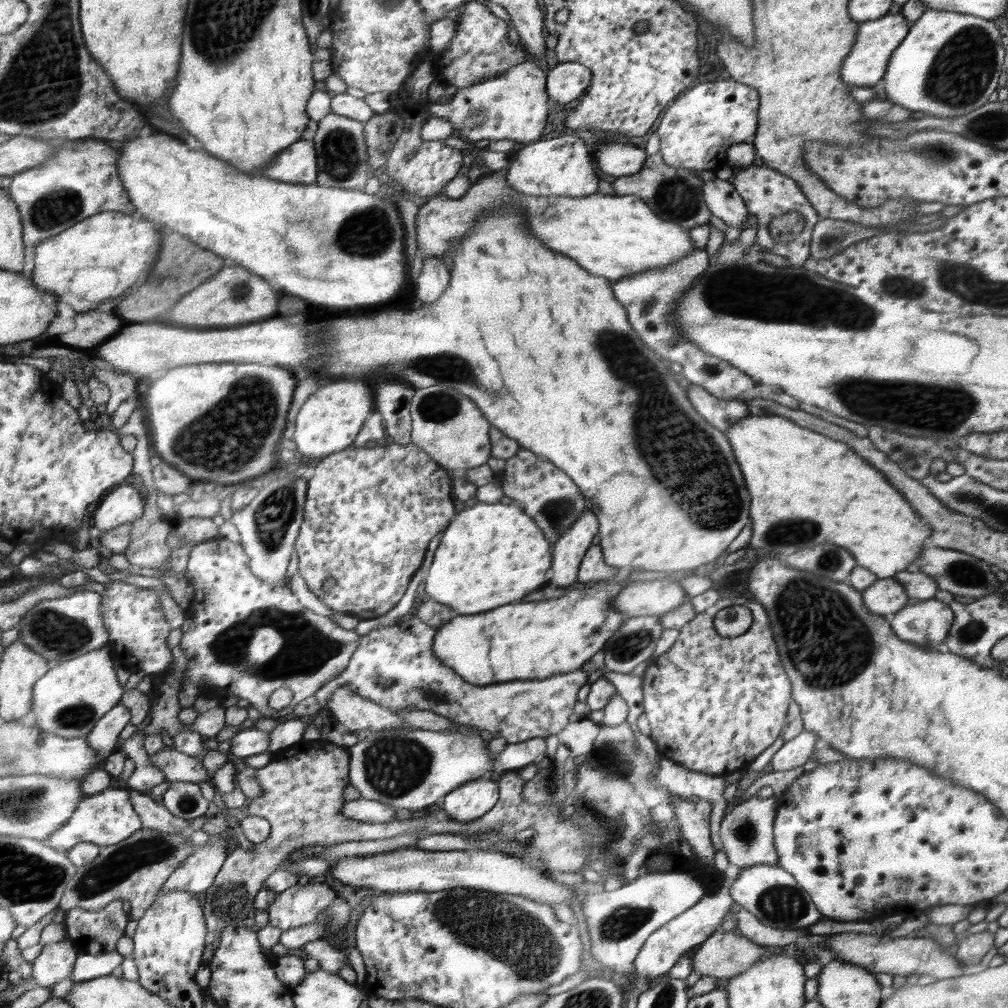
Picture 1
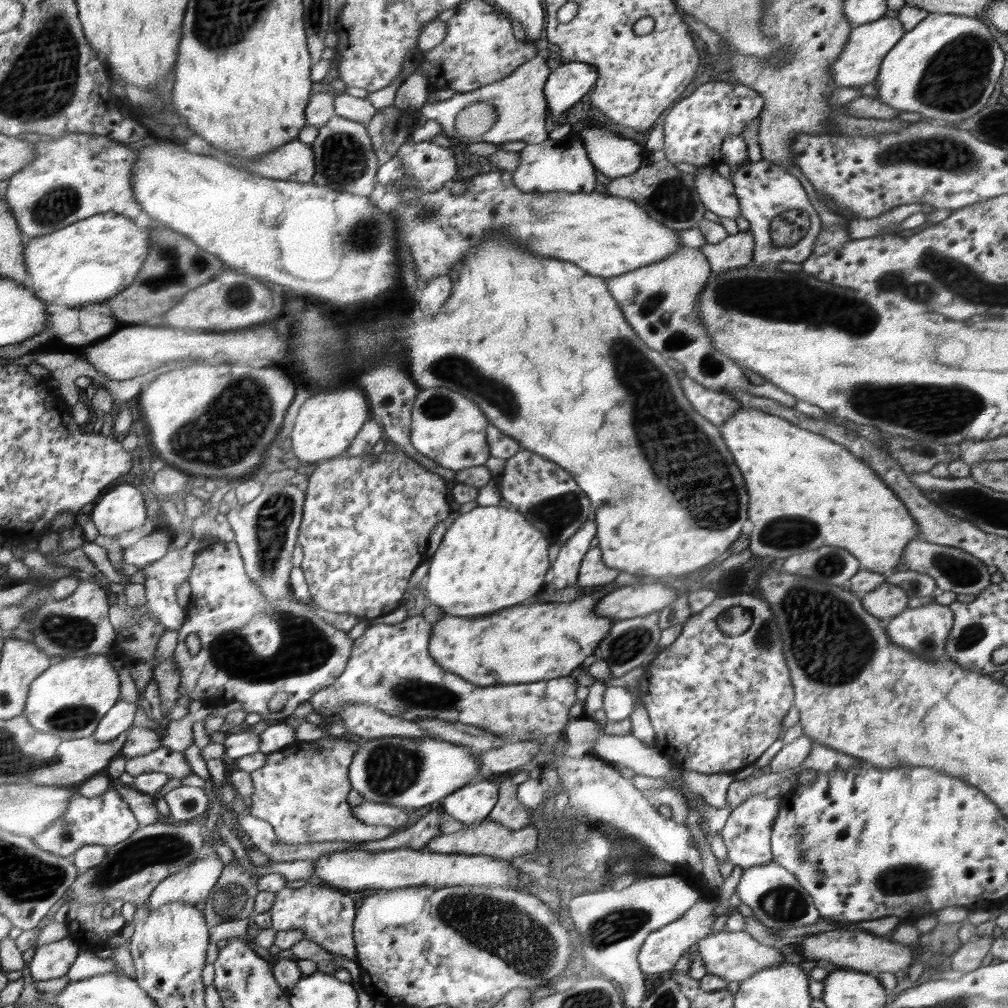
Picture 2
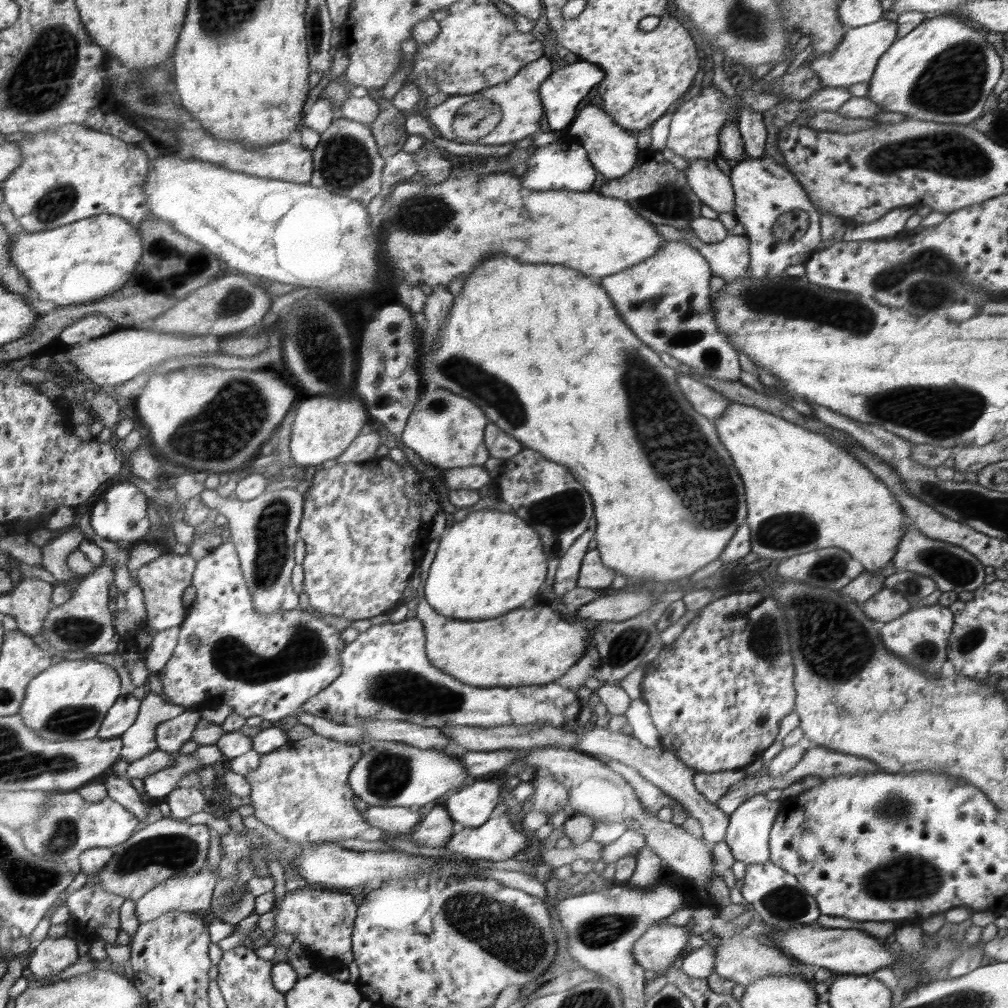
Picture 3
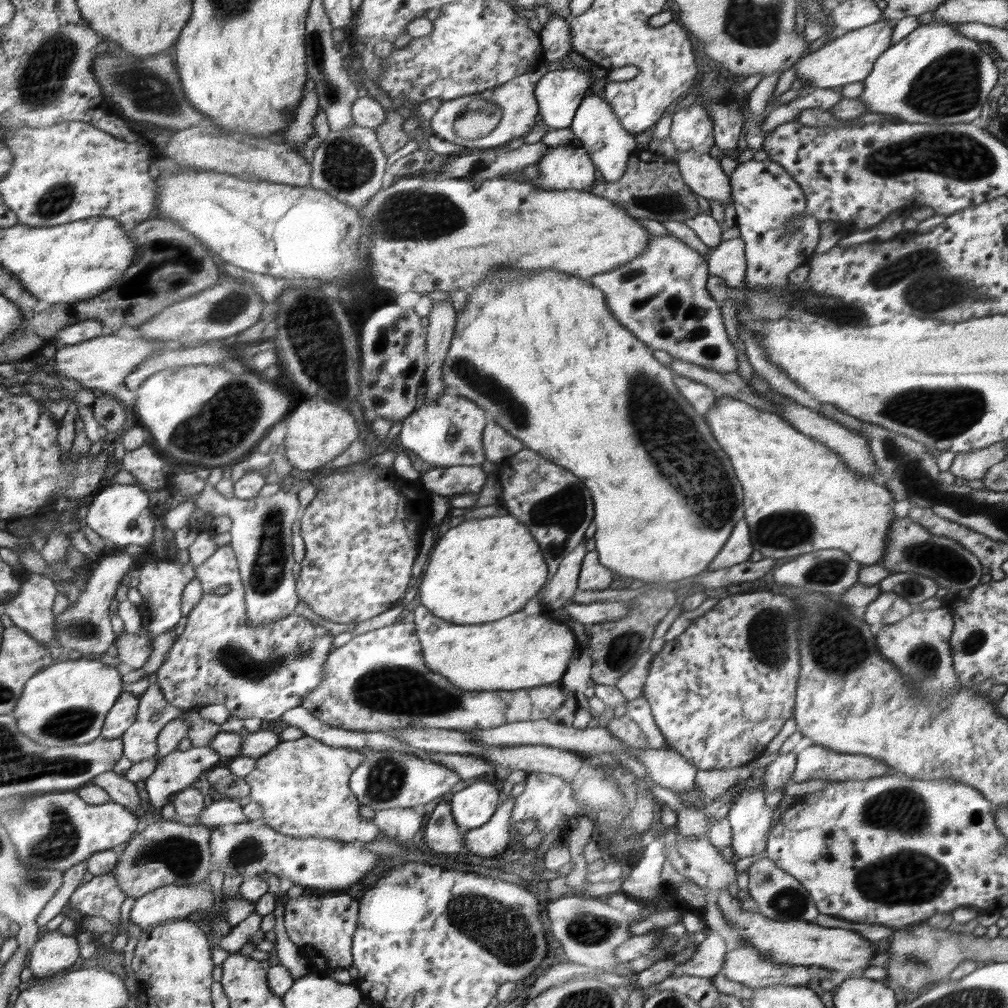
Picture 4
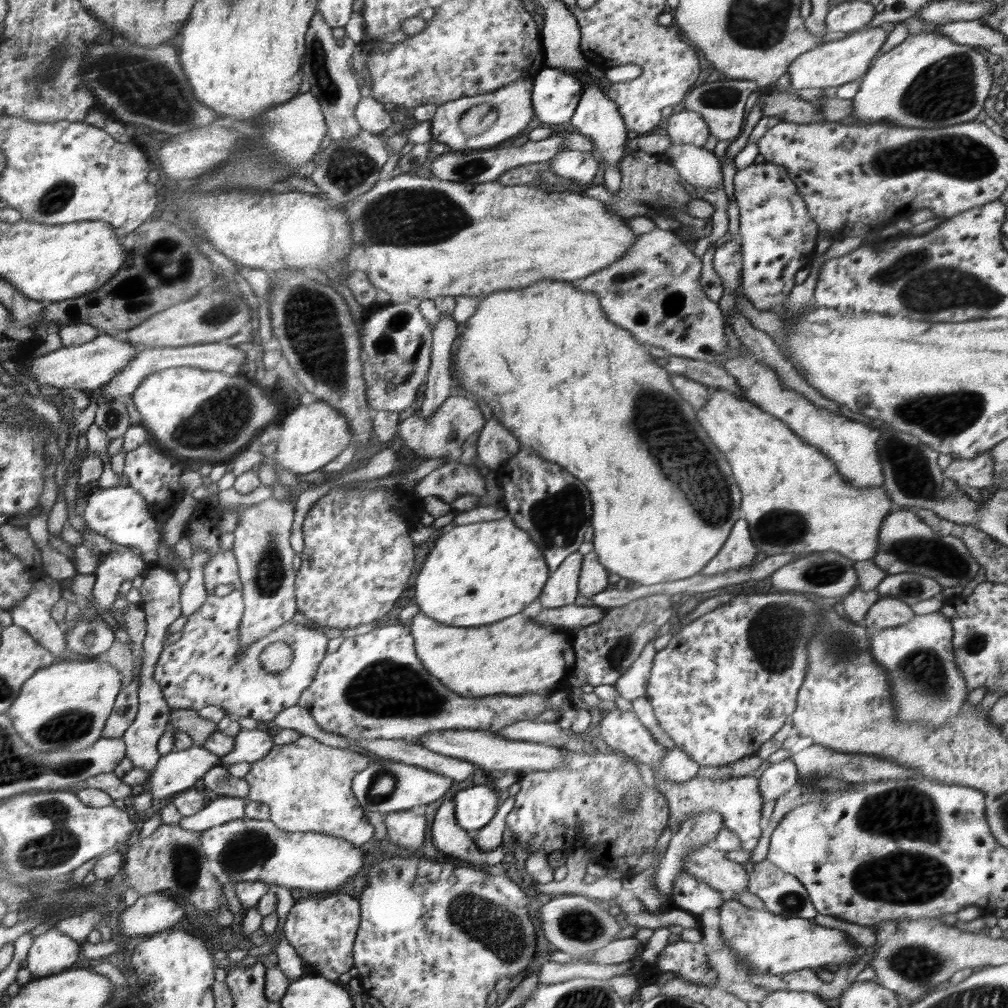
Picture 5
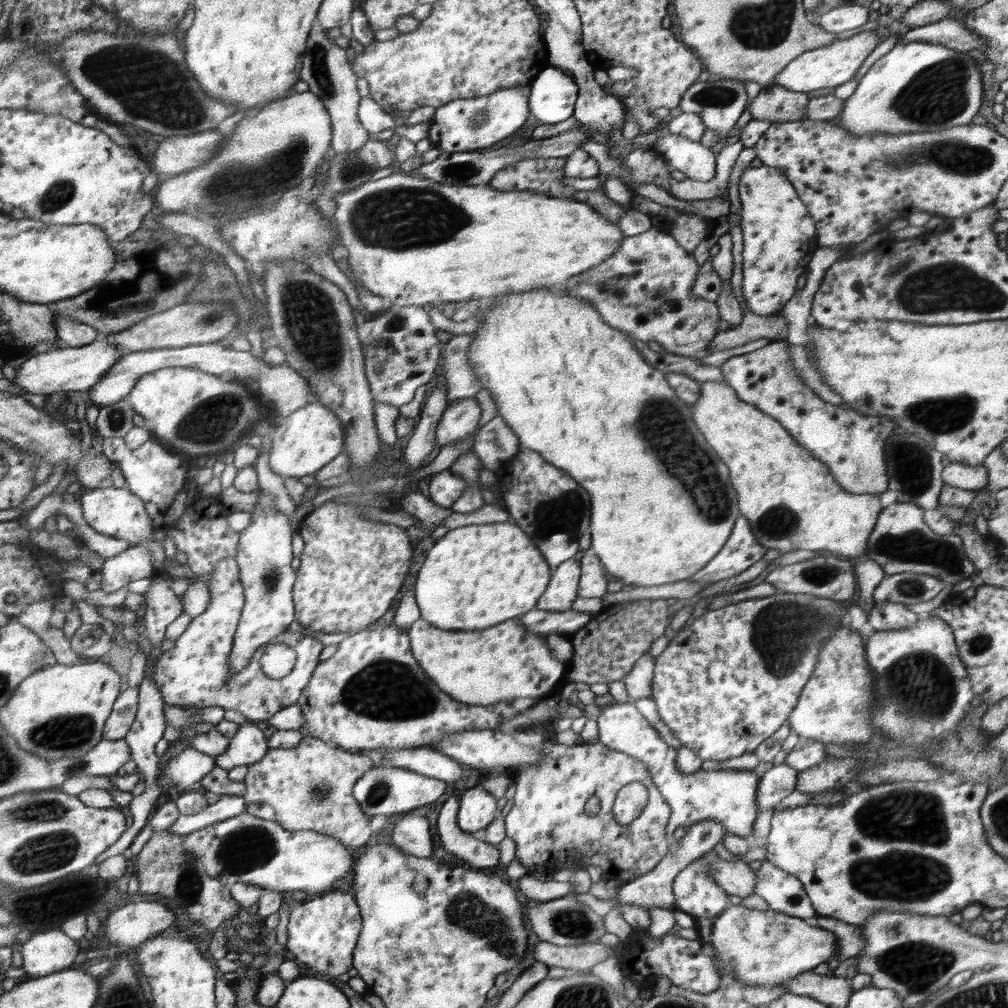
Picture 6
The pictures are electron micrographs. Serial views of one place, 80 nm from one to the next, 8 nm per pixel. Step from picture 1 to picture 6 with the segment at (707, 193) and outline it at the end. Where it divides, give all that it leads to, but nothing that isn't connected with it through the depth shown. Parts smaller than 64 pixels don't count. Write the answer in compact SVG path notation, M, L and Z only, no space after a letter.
M663 131L655 148L661 152L667 164L682 171L687 178L700 182L714 178L716 150L703 146L700 141Z

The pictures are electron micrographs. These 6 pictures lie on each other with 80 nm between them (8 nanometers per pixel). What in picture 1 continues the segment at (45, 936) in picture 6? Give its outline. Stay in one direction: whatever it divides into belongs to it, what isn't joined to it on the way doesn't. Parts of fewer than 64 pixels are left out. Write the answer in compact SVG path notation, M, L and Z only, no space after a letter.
M70 939L44 945L38 957L31 963L34 983L52 987L54 983L68 978L76 962L76 950Z

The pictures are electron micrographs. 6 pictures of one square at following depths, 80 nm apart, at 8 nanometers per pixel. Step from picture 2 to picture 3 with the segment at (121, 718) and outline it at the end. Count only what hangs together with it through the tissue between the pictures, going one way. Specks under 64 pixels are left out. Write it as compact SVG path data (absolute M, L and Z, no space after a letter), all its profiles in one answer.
M132 694L119 698L111 710L108 710L107 717L100 726L98 738L102 740L121 738L136 721L140 706L141 701Z

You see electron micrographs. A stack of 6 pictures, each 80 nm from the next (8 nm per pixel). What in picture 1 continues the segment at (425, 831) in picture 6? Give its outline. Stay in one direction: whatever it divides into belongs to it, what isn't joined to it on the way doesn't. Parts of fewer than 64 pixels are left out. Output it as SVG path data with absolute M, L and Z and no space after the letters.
M362 797L345 801L342 811L348 818L364 822L392 822L402 815L383 802Z

